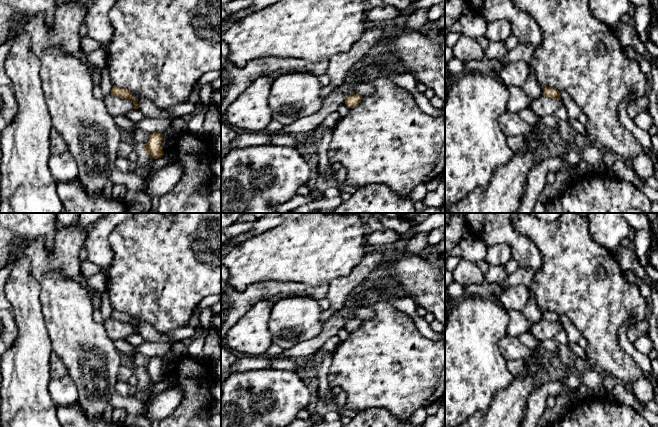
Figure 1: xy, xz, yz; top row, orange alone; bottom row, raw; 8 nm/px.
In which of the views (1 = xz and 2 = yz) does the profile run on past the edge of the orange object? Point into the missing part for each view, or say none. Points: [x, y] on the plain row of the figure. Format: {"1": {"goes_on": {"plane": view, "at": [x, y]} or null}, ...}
{"1": {"goes_on": null}, "2": {"goes_on": null}}

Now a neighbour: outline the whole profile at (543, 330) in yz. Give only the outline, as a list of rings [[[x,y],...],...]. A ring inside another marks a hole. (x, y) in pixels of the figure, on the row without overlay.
[[[542,320],[533,324],[529,333],[539,342],[543,342],[548,339],[554,339],[560,330],[562,330],[562,326],[560,324]]]

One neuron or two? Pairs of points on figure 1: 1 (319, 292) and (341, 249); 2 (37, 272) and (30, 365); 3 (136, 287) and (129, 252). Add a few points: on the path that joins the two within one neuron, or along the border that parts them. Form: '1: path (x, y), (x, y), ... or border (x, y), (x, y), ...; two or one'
1: border (328, 282), (315, 284), (300, 283); two
2: border (27, 257), (29, 272), (39, 283); two
3: path (136, 278), (136, 261); one

